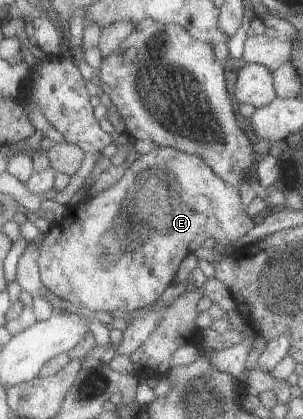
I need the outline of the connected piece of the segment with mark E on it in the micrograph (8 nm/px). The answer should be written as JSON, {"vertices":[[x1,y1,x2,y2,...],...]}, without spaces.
{"vertices":[[159,145,153,148,147,154,141,155,138,160,132,162,130,166,125,166,125,173,123,176,112,186,106,190,99,192,94,196,89,196,84,202,80,202,78,206,67,206,67,212,64,218,60,222,54,221,51,224,49,231,45,234,45,237,41,240,40,244,40,258,38,258,38,270,42,278,42,282,52,293,58,296,60,299,74,305,78,310,86,309,90,312,109,312,116,315,118,312,124,311,128,314,133,314,134,311,138,311,141,308,149,305,154,305,157,300,162,298,162,294,168,290,168,286,175,284,176,272,180,268,180,264,190,256,194,254,197,249,202,247,202,244,213,238,217,242,218,246,225,245,228,248,230,245,234,246,240,238,243,238,254,228,256,222,254,218,244,210,244,204,242,204,242,194,238,188,230,186,230,184,224,182,222,178,219,178,206,163,204,158,193,153,177,150,173,147,166,147]]}

